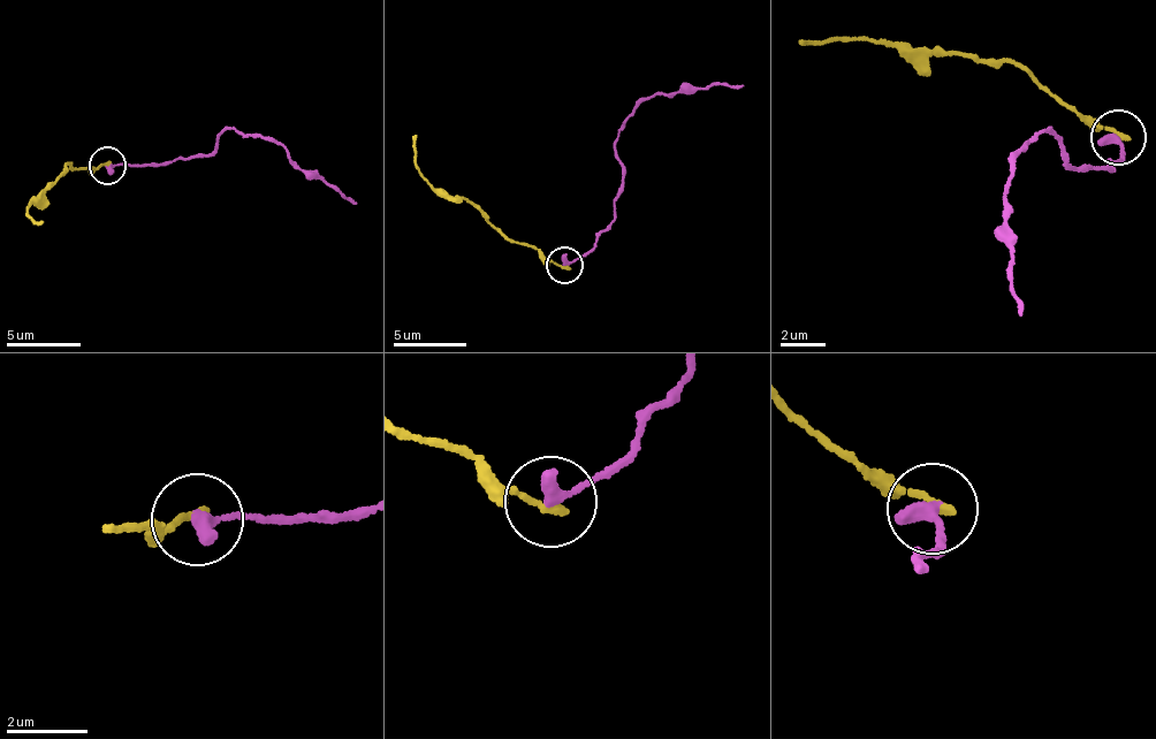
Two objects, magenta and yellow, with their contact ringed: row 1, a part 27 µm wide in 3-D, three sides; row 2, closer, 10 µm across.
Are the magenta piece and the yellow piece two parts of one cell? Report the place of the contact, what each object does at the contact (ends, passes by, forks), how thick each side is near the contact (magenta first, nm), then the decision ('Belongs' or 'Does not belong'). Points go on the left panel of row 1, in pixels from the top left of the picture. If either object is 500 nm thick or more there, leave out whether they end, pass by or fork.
Place: (107, 166). At the ring magenta ends. At the ring yellow ends. Thickness 400 nm (magenta) against 200 nm. Does not belong

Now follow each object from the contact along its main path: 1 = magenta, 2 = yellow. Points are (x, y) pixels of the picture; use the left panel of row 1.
1: (108, 165), (130, 162), (162, 166), (208, 154), (230, 129), (268, 137), (304, 170), (358, 203)
2: (105, 166), (94, 172), (88, 166), (76, 170), (67, 165), (55, 180), (45, 182), (28, 214), (40, 219)

